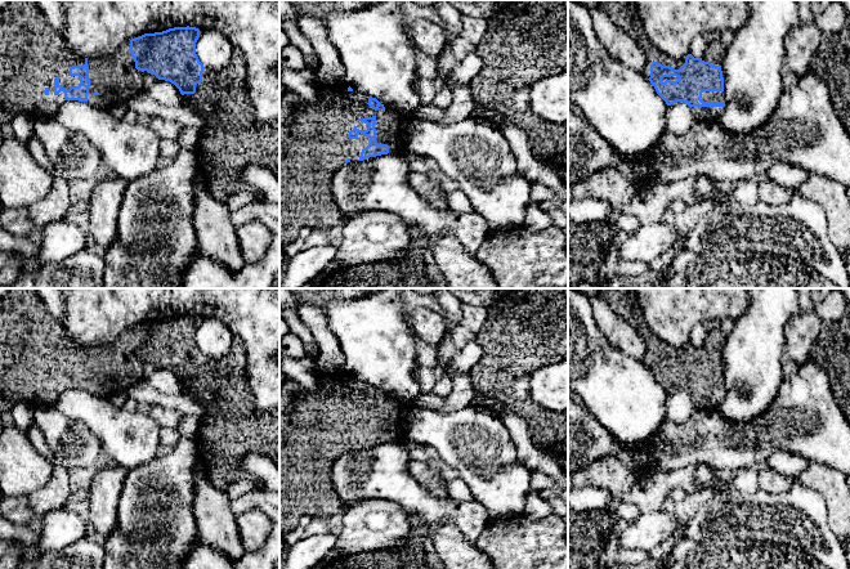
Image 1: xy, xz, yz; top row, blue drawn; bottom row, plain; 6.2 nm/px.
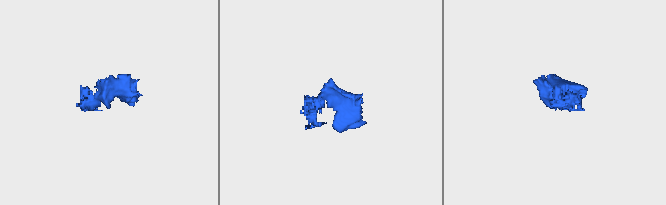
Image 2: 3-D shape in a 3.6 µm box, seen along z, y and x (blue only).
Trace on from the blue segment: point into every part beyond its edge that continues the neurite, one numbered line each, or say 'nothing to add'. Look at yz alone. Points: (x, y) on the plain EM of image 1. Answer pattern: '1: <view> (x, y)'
1: yz (622, 300)
2: yz (699, 402)

